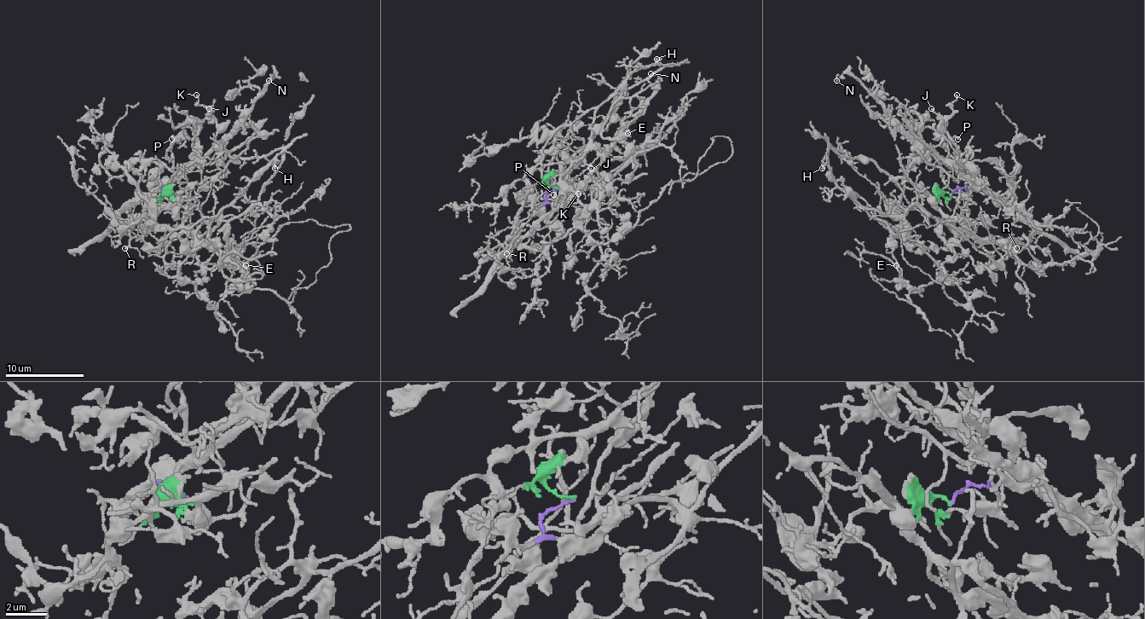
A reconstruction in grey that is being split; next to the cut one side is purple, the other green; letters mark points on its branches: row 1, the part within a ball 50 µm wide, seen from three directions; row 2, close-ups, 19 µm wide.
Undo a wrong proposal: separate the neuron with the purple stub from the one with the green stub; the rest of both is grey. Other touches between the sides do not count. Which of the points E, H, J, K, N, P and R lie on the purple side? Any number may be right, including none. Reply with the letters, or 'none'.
J, K, N, P, R

